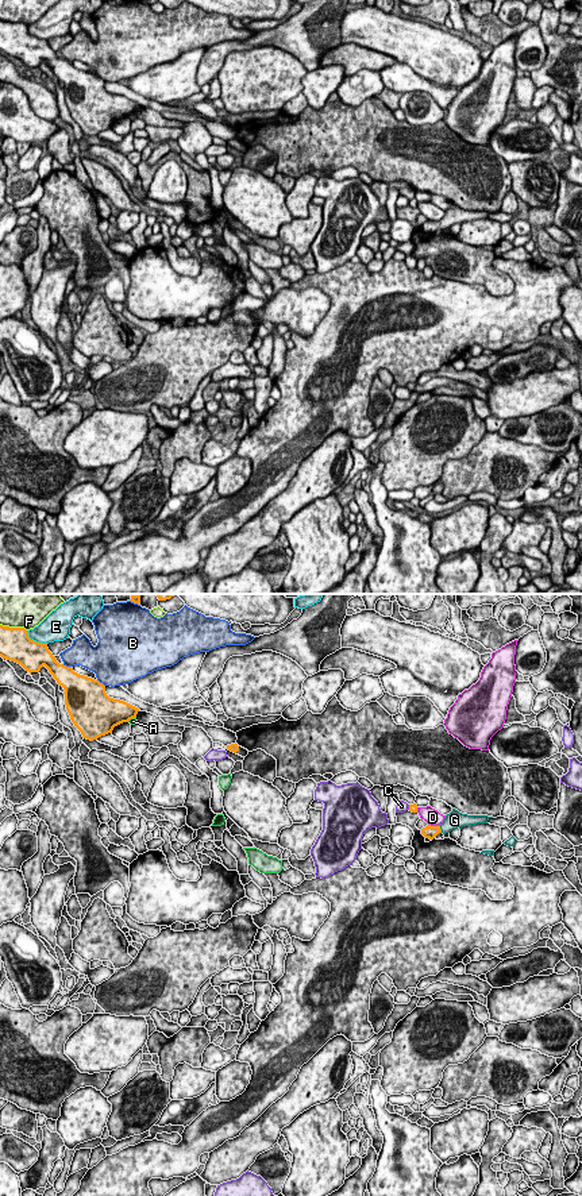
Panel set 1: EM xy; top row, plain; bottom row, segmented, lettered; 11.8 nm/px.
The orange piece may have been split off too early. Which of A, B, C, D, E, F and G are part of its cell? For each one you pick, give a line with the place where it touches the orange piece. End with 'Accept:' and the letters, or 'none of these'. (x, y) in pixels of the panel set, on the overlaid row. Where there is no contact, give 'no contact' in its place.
G: xy (440, 829)
Accept: G

